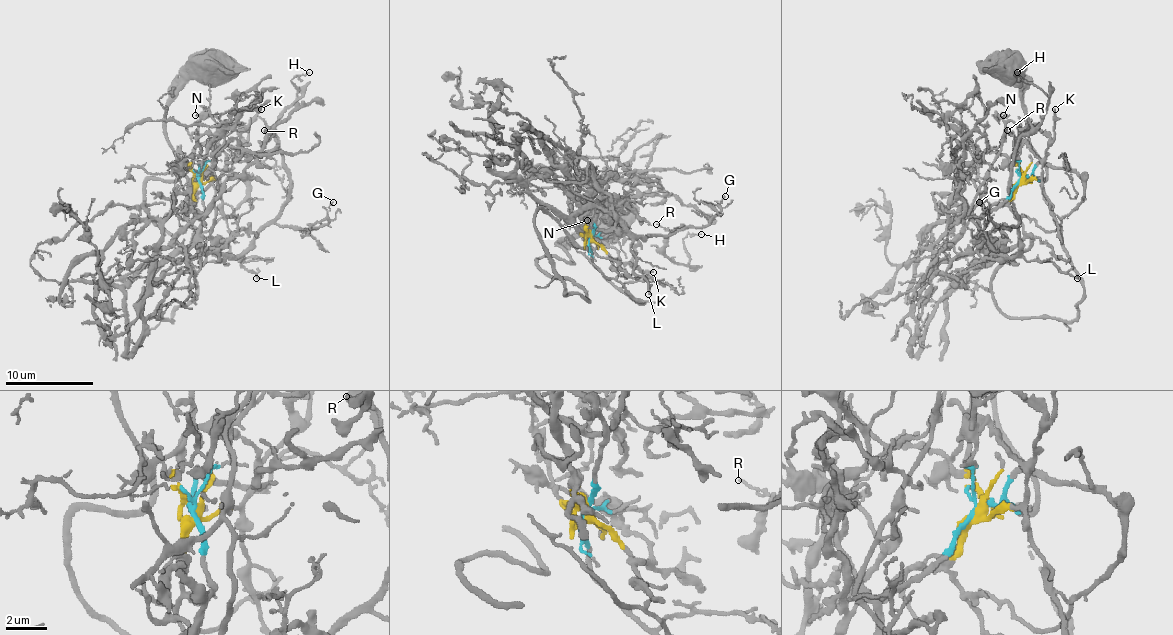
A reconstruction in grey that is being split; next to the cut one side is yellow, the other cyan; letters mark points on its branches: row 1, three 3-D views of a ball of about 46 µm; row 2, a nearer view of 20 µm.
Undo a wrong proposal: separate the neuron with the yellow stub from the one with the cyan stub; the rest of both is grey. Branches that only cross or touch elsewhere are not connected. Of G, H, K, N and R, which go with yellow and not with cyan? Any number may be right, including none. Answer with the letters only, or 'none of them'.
K

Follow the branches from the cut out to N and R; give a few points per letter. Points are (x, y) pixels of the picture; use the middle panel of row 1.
N: (590, 237), (614, 237), (620, 231), (605, 216), (596, 224), (588, 220)
R: (590, 237), (599, 200), (592, 196), (634, 235), (669, 235), (682, 227), (656, 224)

